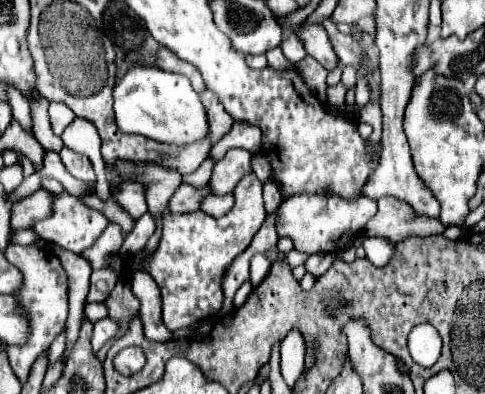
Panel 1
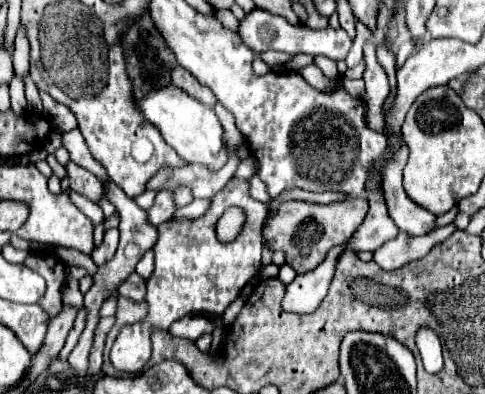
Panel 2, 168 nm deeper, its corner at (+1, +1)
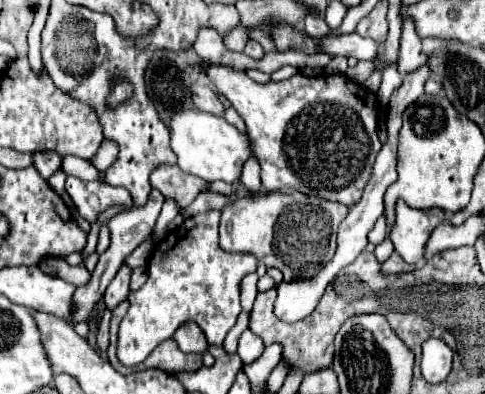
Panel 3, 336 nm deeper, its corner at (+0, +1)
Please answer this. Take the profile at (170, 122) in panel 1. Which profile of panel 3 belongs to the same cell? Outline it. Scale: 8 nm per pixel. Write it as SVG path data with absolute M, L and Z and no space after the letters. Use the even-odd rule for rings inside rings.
M189 109L179 111L171 117L171 147L179 159L177 165L207 183L217 179L225 183L239 183L243 163L253 155L247 133L241 133L239 129L229 125L223 117Z

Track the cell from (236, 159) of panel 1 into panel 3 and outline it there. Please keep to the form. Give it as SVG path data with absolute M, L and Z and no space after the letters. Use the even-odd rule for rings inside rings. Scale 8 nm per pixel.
M161 165L151 173L153 189L159 189L167 199L173 199L179 209L193 203L193 199L207 185L199 177L181 171L177 165Z

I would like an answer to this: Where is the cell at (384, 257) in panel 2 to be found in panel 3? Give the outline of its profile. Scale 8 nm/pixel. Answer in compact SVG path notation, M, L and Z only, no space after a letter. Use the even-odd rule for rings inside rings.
M385 239L383 243L379 243L379 245L375 247L375 257L377 257L379 263L383 263L385 259L389 259L391 253L393 253L393 243L391 243L391 239Z

